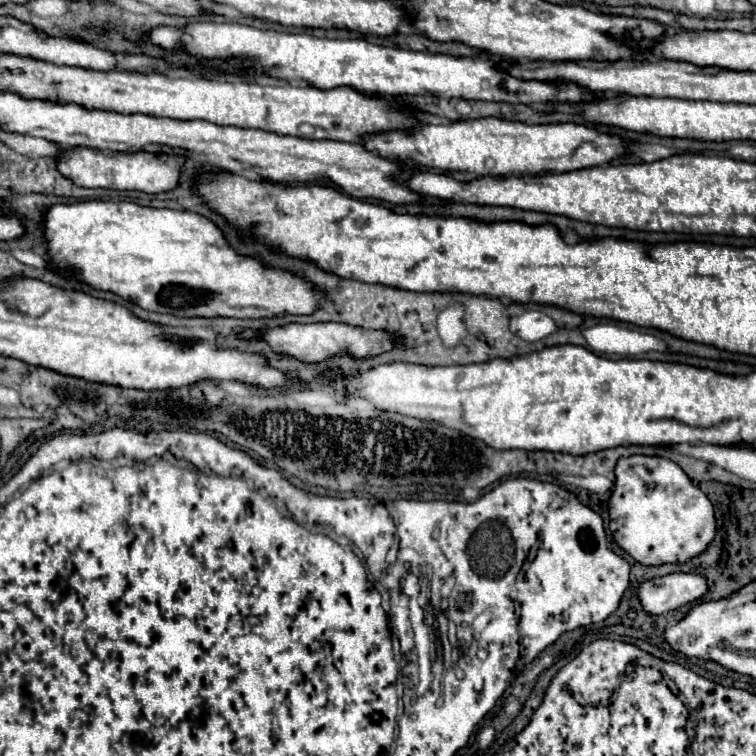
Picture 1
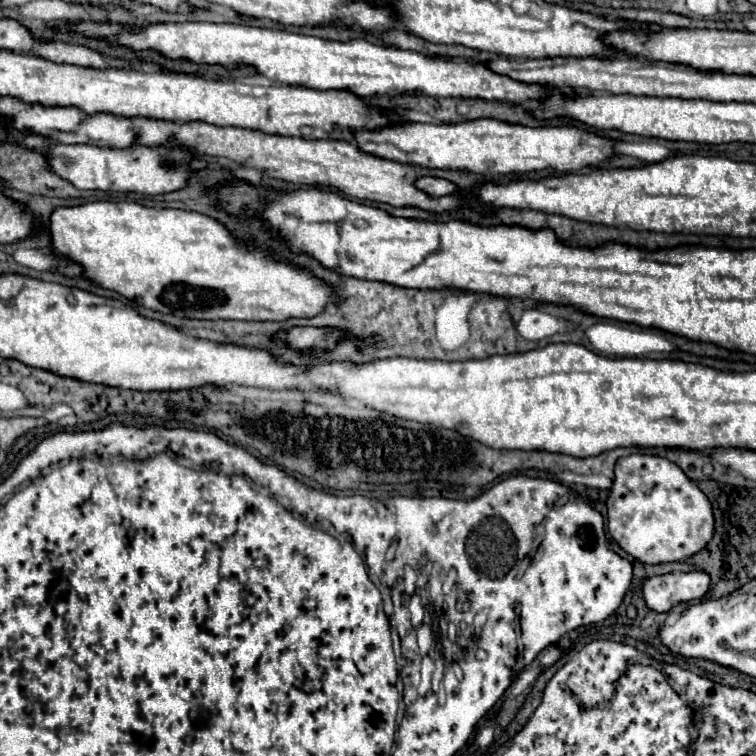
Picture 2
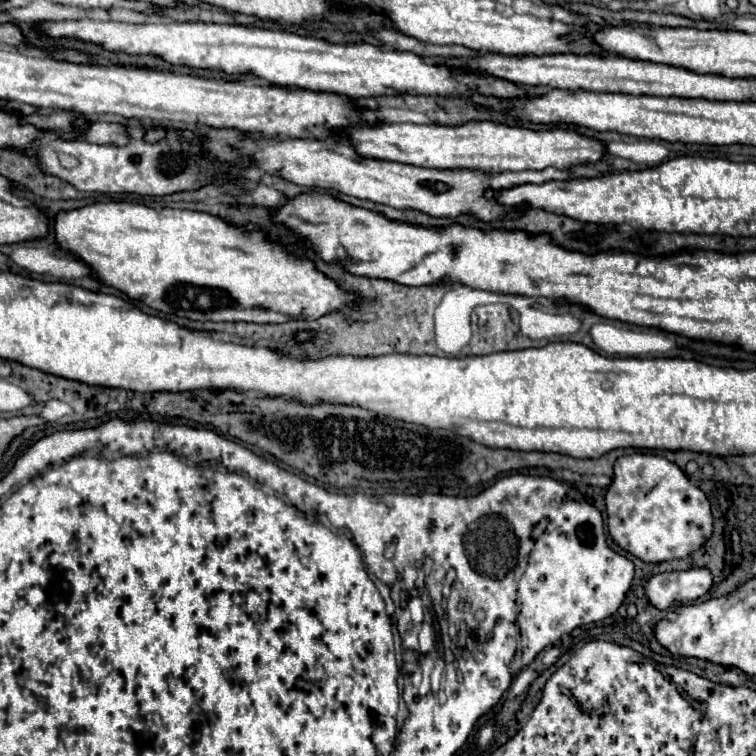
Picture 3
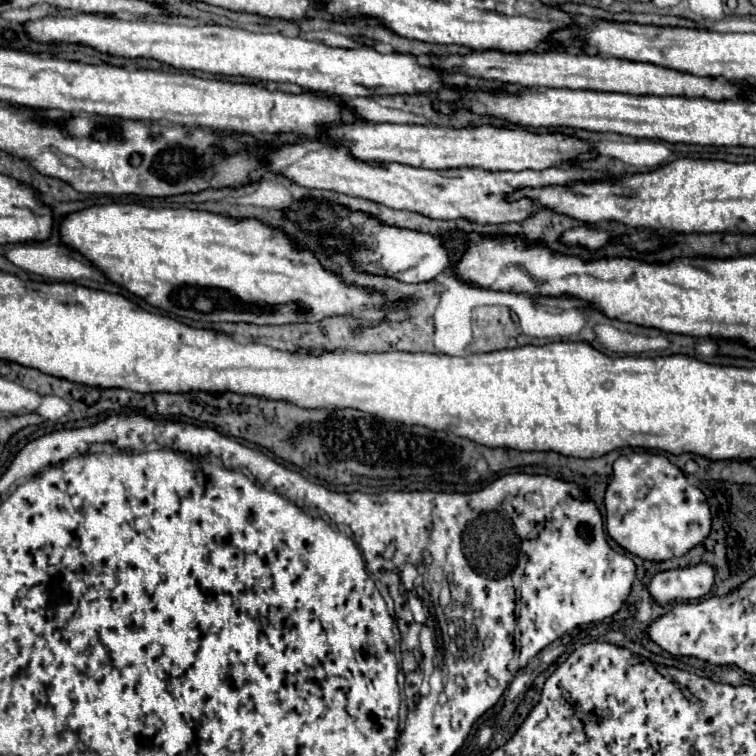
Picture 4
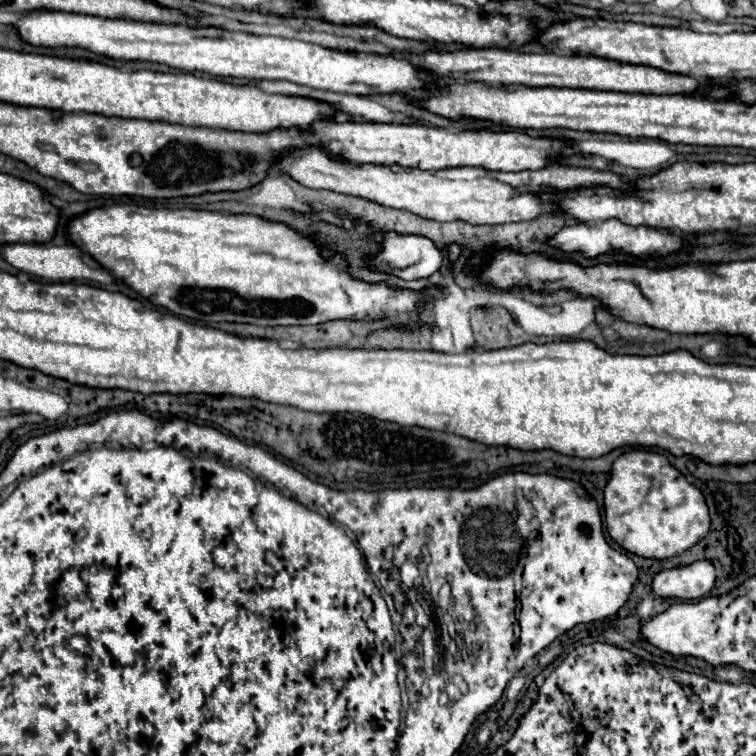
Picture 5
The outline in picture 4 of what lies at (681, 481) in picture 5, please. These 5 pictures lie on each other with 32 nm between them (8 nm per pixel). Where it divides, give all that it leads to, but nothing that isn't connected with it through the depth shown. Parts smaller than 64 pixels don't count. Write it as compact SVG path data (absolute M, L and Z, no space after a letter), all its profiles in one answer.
M632 452L614 462L614 474L606 488L606 530L626 552L642 560L680 558L702 544L712 528L706 496L666 456Z

